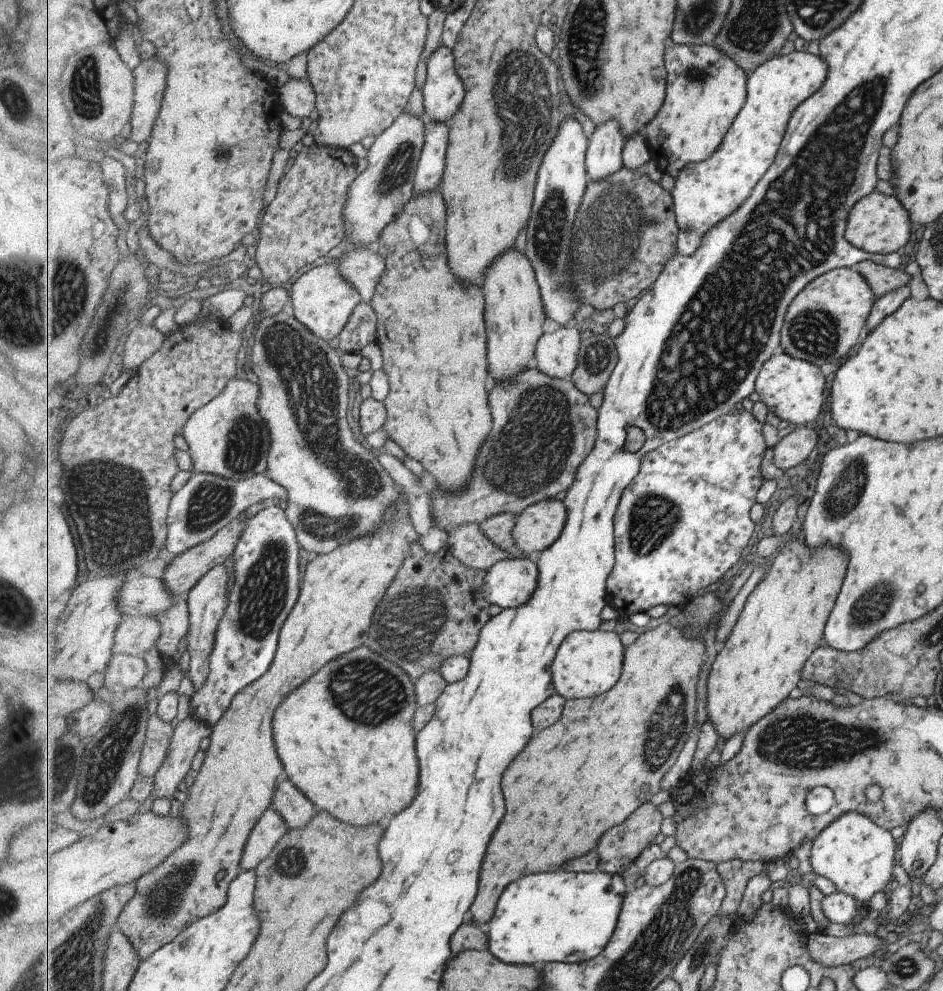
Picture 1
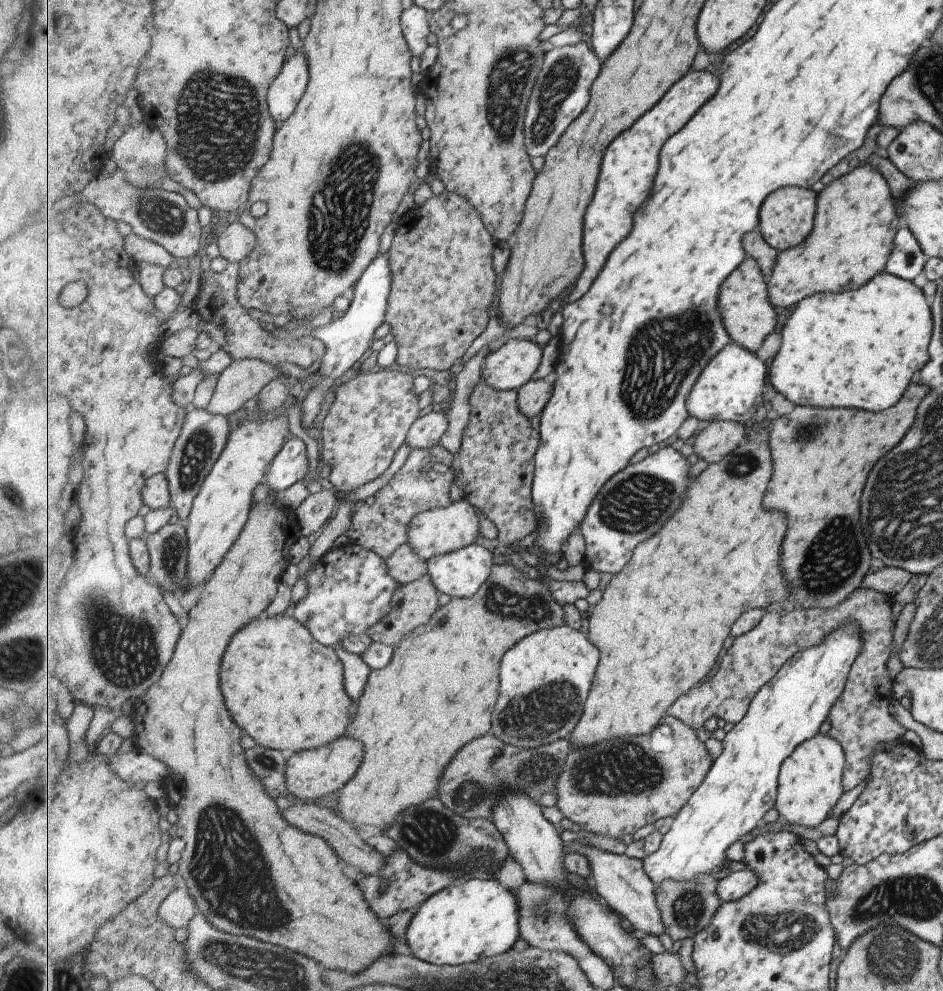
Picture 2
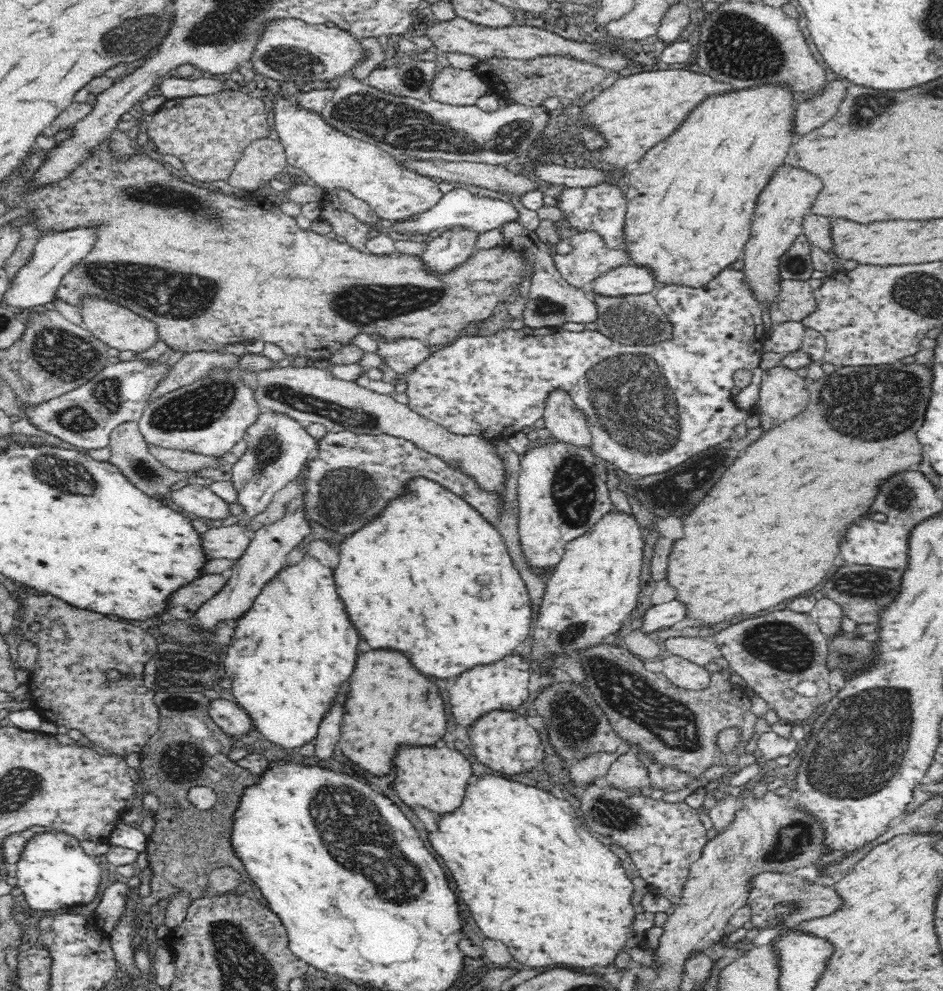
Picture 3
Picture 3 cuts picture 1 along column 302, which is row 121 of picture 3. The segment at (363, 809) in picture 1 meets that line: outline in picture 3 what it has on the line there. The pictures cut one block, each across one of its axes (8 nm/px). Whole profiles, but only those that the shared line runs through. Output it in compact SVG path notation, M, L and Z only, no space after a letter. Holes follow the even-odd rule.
M758 86L728 96L707 98L688 114L687 120L671 137L653 146L640 162L630 167L624 182L627 206L624 251L632 265L652 271L658 288L703 288L740 260L751 237L758 195L772 176L772 170L786 158L792 140L792 108L795 103L784 86Z

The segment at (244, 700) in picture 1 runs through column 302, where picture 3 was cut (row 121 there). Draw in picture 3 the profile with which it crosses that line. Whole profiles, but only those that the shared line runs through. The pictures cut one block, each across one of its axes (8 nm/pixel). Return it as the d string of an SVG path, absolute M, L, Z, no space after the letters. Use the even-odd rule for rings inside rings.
M638 68L630 76L620 78L609 89L604 89L583 108L578 121L592 122L602 131L608 148L604 161L616 167L635 166L656 144L666 141L707 98L736 92L732 84L714 80L710 75L690 68L650 71Z

